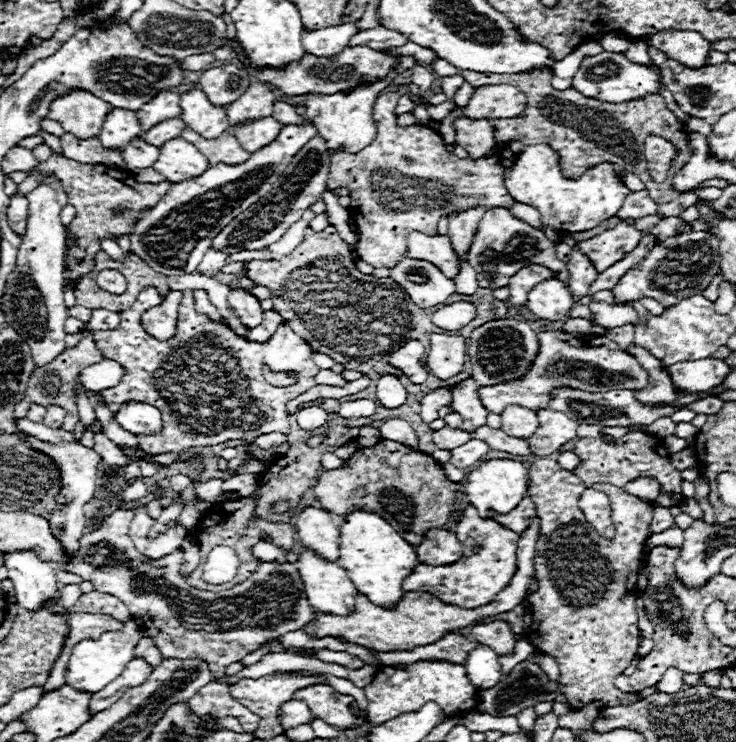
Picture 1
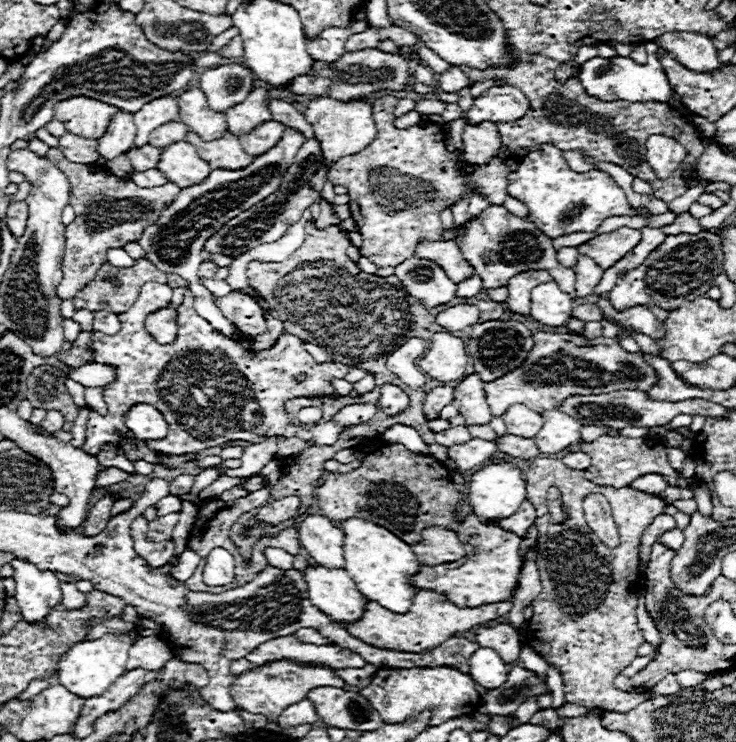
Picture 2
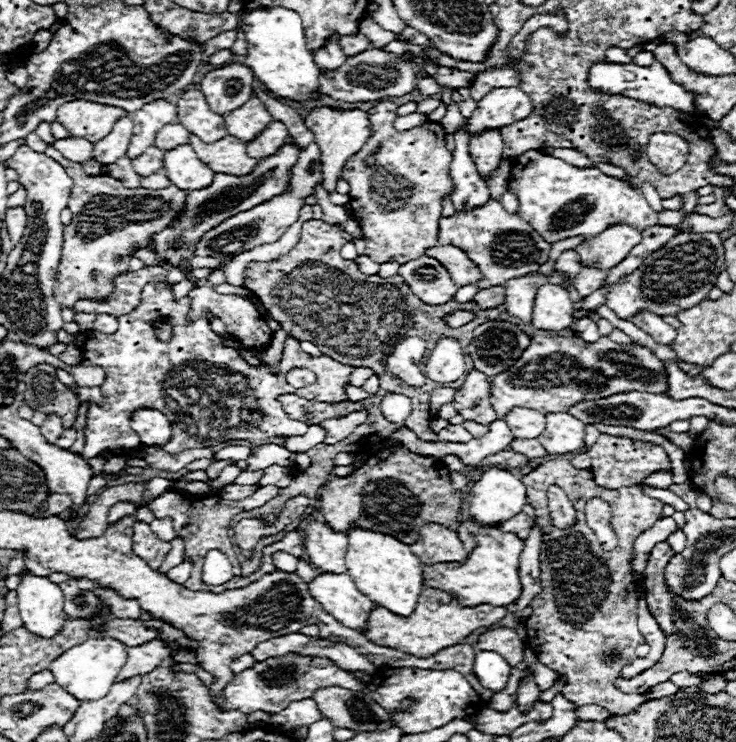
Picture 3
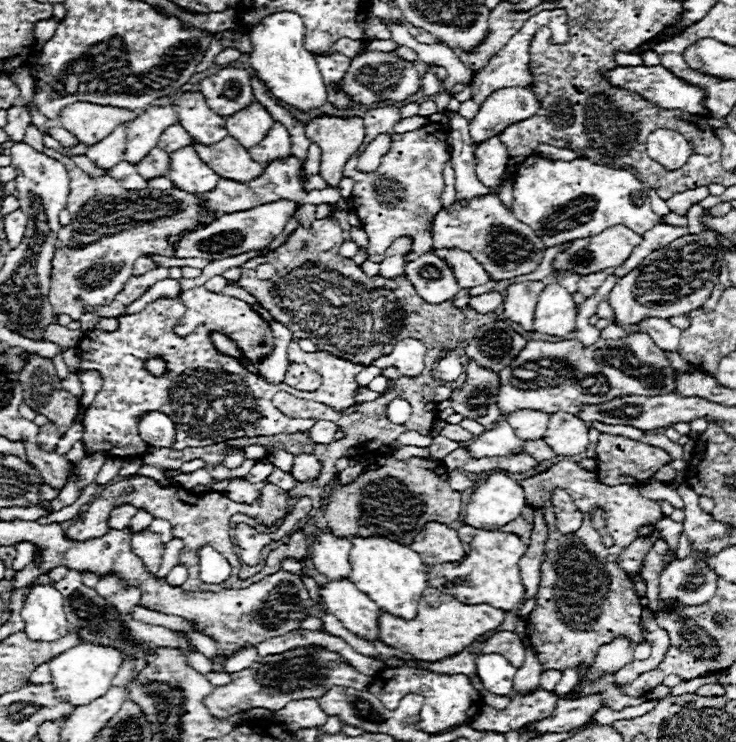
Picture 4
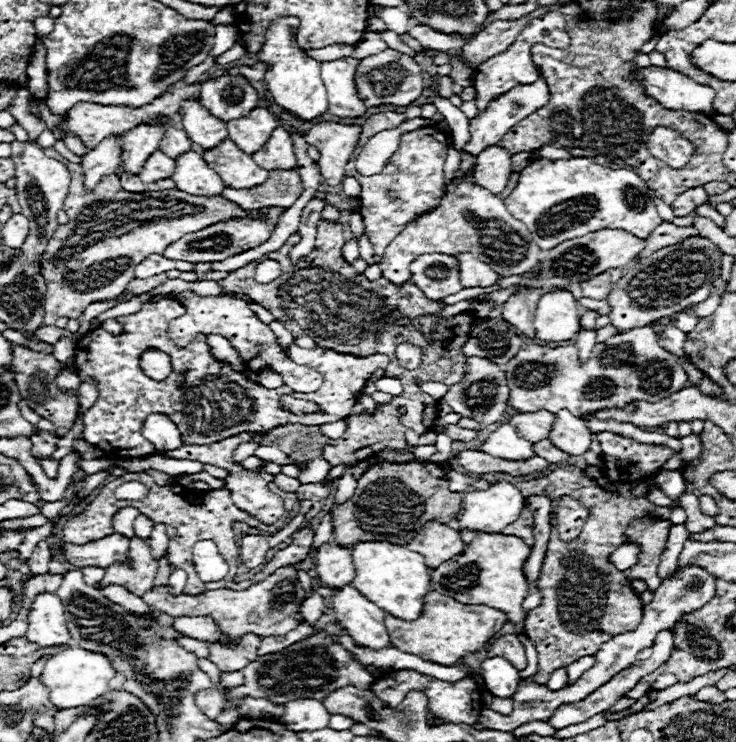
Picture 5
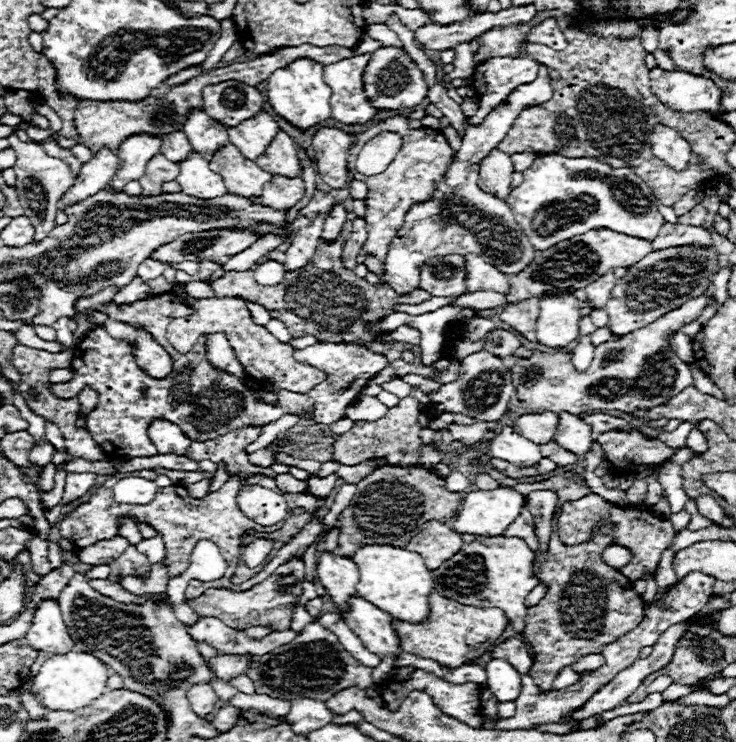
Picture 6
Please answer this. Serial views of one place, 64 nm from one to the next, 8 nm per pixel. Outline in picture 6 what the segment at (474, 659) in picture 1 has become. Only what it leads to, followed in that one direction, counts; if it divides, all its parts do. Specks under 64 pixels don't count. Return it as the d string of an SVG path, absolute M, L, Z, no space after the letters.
M490 660L486 666L486 676L488 676L486 686L490 688L498 702L512 702L520 696L522 674L506 660Z

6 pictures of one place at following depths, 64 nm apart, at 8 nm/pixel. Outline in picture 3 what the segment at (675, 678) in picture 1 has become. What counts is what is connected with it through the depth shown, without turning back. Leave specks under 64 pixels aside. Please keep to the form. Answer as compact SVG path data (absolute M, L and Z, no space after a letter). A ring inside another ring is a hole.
M548 460L540 464L534 472L522 478L522 484L526 486L526 498L532 506L538 506L538 500L546 496L548 486L556 484L568 494L578 512L578 524L570 530L554 526L544 528L540 550L542 592L530 602L534 612L524 622L528 646L536 652L540 662L570 678L570 684L564 688L565 698L578 706L595 704L608 708L612 714L626 714L646 700L678 692L679 687L670 680L640 696L624 694L614 686L622 666L636 659L636 646L644 642L638 630L638 586L630 570L632 546L636 536L662 518L664 504L642 494L640 486L622 486L618 490L602 488L594 484L590 470L578 470L568 460ZM592 498L602 498L612 508L612 528L618 532L618 548L610 552L602 550L596 534L584 520L584 506ZM614 648L622 652L622 660L604 662L604 652Z

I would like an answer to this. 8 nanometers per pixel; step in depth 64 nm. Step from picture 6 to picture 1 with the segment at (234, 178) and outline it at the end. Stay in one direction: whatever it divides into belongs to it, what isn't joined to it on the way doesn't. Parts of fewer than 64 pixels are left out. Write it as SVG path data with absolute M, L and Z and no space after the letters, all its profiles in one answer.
M186 128L182 132L182 138L186 138L188 142L194 142L194 146L198 146L198 150L210 162L210 166L214 166L214 162L226 162L226 164L234 166L234 164L246 162L246 158L250 158L250 154L240 146L240 142L236 140L236 136L230 130L222 132L214 140L206 140L200 134L196 134L194 130Z

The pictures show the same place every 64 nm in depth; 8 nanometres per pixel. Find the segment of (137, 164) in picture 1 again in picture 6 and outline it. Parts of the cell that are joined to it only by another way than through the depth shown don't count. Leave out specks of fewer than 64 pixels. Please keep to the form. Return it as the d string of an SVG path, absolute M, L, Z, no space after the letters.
M156 154L156 156L146 164L146 172L144 172L144 176L140 178L142 196L162 194L162 184L176 180L178 174L180 174L180 166L178 166L176 162L170 162L170 160L164 158L162 154Z

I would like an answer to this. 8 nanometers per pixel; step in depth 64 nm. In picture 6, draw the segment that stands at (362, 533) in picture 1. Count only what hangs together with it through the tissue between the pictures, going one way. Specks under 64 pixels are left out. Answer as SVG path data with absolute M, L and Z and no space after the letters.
M372 544L358 548L352 560L360 572L360 582L356 584L356 590L362 598L372 602L380 610L386 610L390 616L402 622L418 624L428 620L428 596L434 592L434 578L420 554L410 552L406 548L394 548L388 544Z

